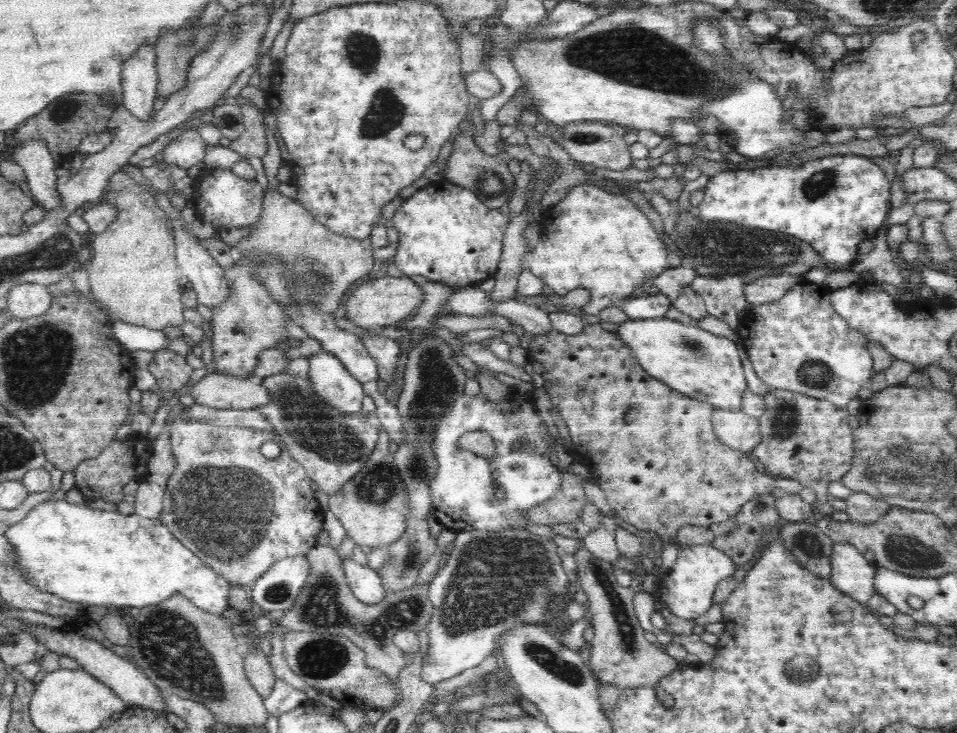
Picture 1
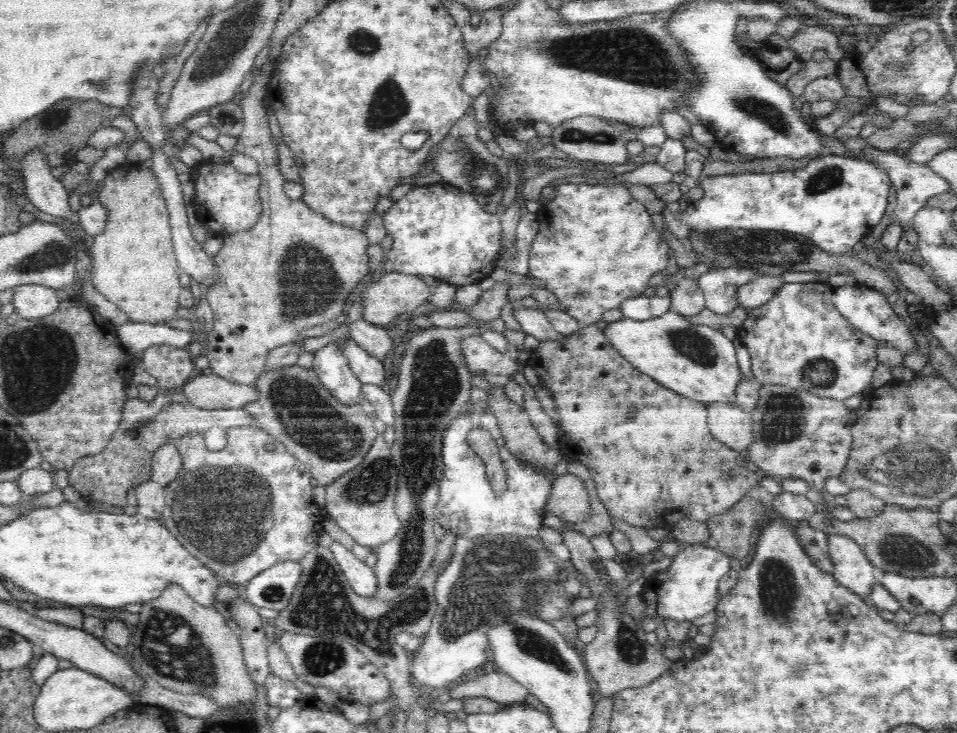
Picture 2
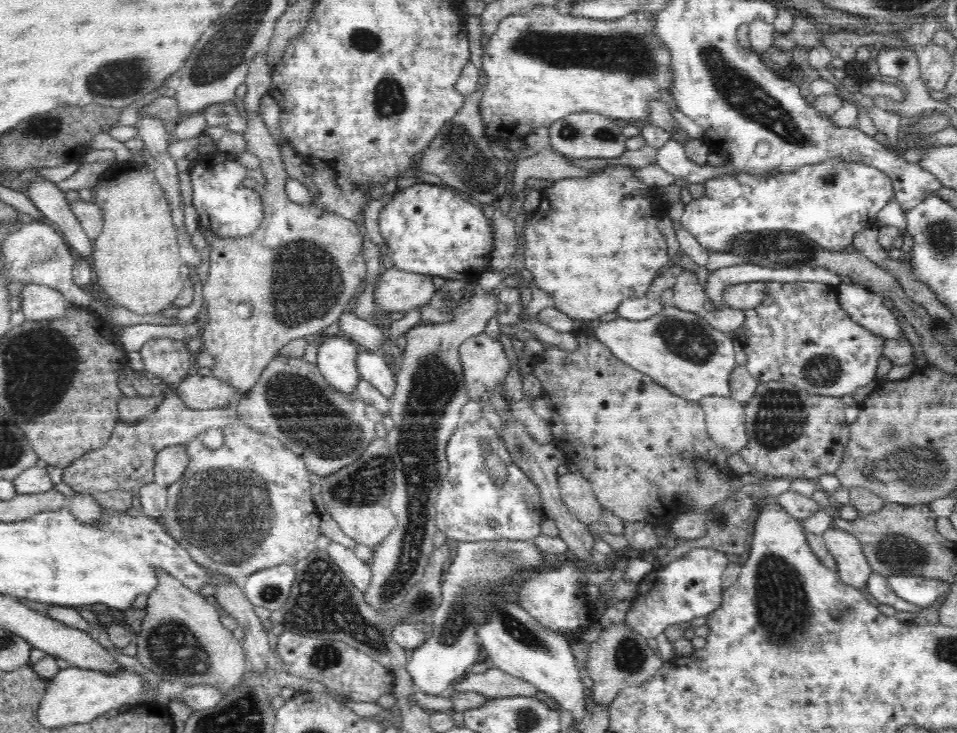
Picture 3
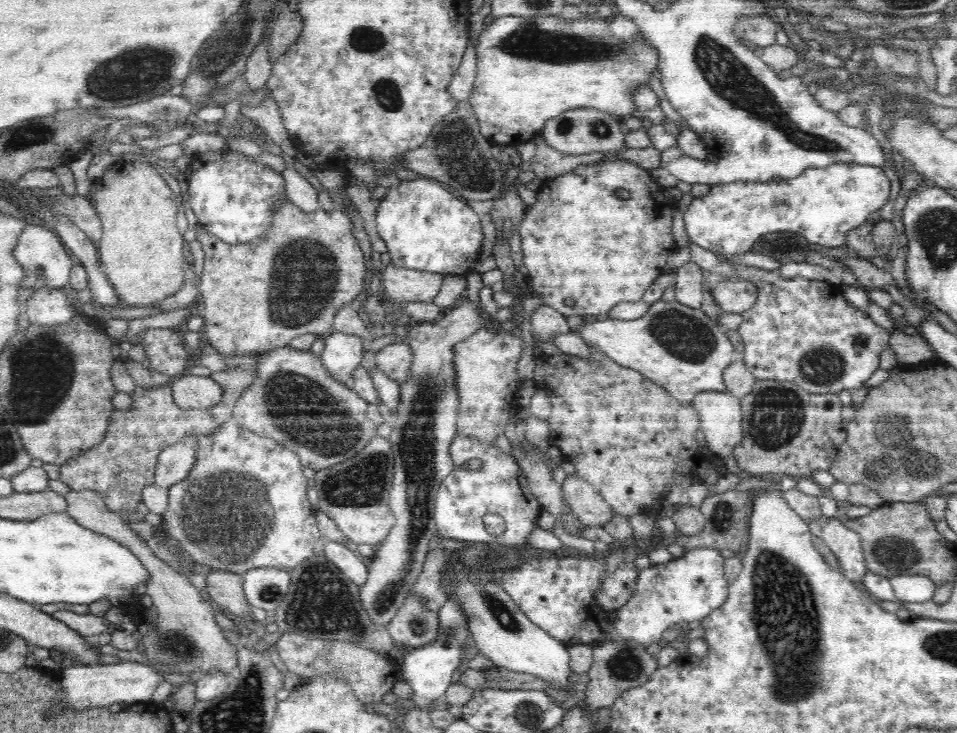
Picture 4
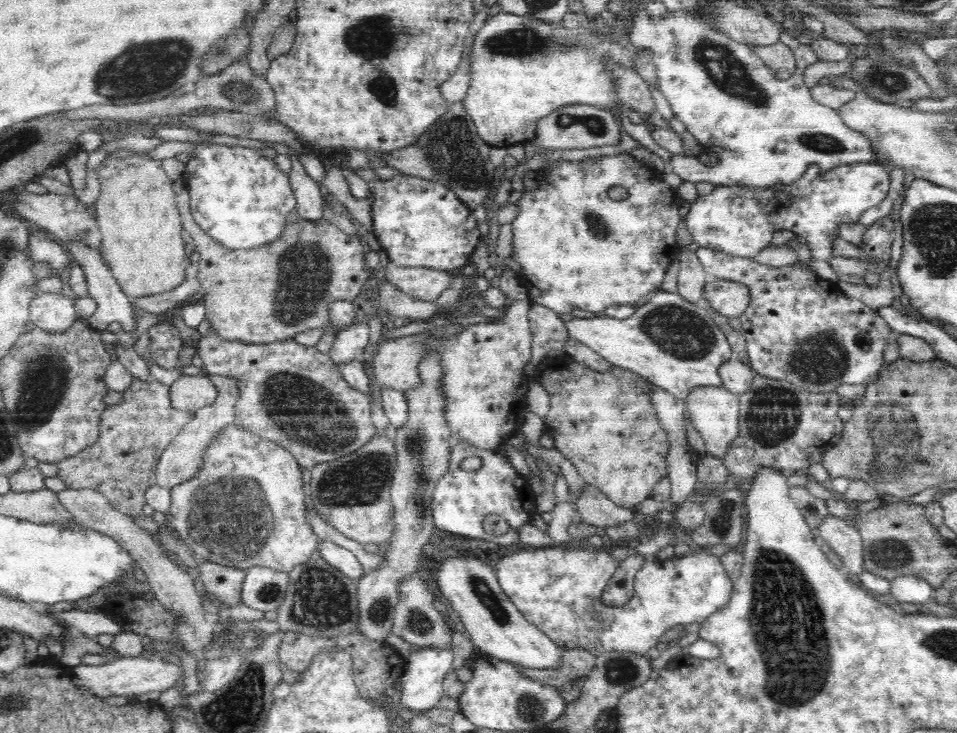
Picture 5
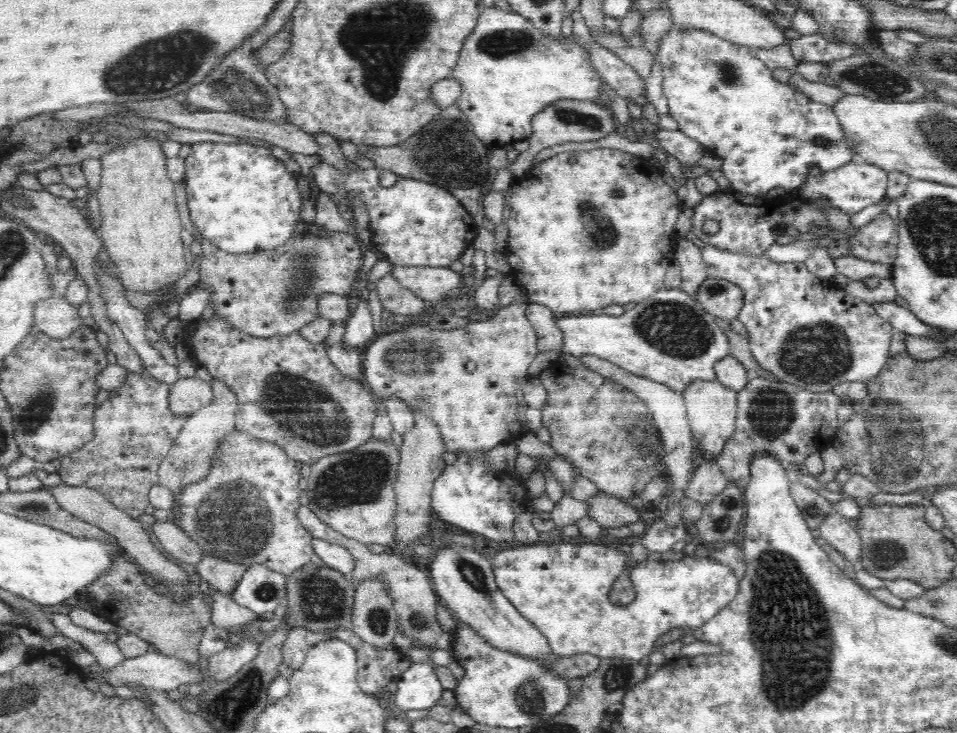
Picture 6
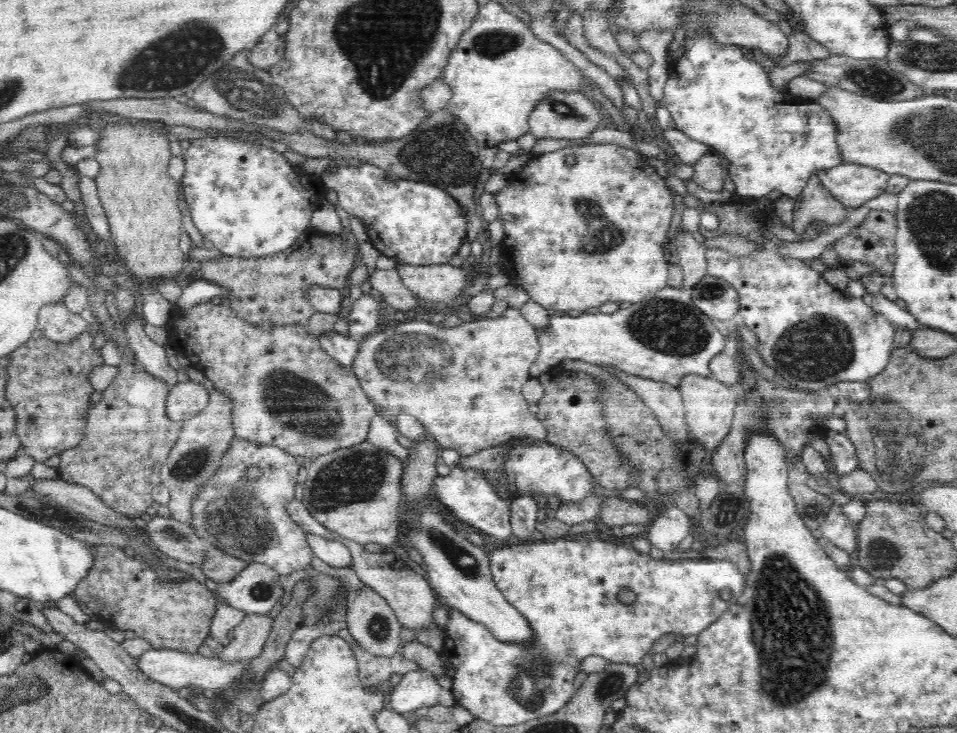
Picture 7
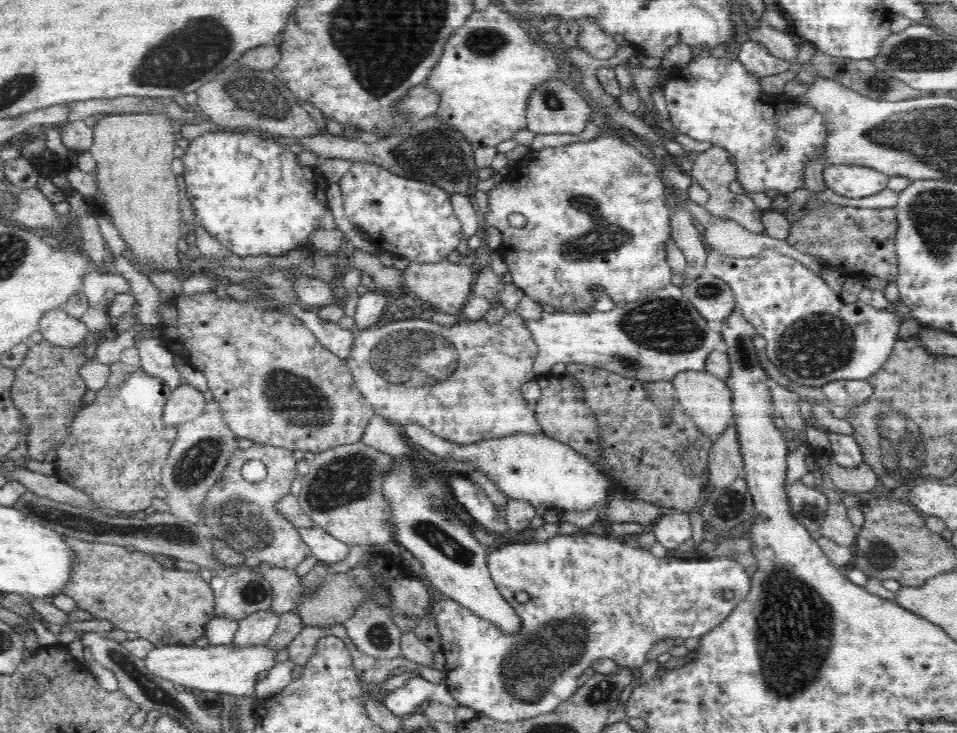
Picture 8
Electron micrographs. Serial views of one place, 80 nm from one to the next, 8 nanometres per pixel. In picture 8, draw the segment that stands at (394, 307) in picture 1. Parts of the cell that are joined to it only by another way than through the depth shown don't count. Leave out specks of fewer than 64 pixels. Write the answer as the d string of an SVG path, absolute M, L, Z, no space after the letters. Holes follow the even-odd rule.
M447 260L437 263L412 263L400 273L404 281L405 288L411 292L411 296L417 296L430 302L438 309L438 312L448 312L450 315L459 316L463 305L468 300L472 290L474 272L470 266L463 262L451 263Z

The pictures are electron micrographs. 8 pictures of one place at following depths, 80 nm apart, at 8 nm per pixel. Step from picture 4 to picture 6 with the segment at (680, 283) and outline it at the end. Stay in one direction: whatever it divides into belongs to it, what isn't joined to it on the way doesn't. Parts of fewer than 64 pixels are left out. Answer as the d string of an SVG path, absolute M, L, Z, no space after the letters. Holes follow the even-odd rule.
M678 238L673 248L675 259L681 266L681 284L679 289L694 296L699 286L708 278L707 264L700 253L701 248L688 239Z

